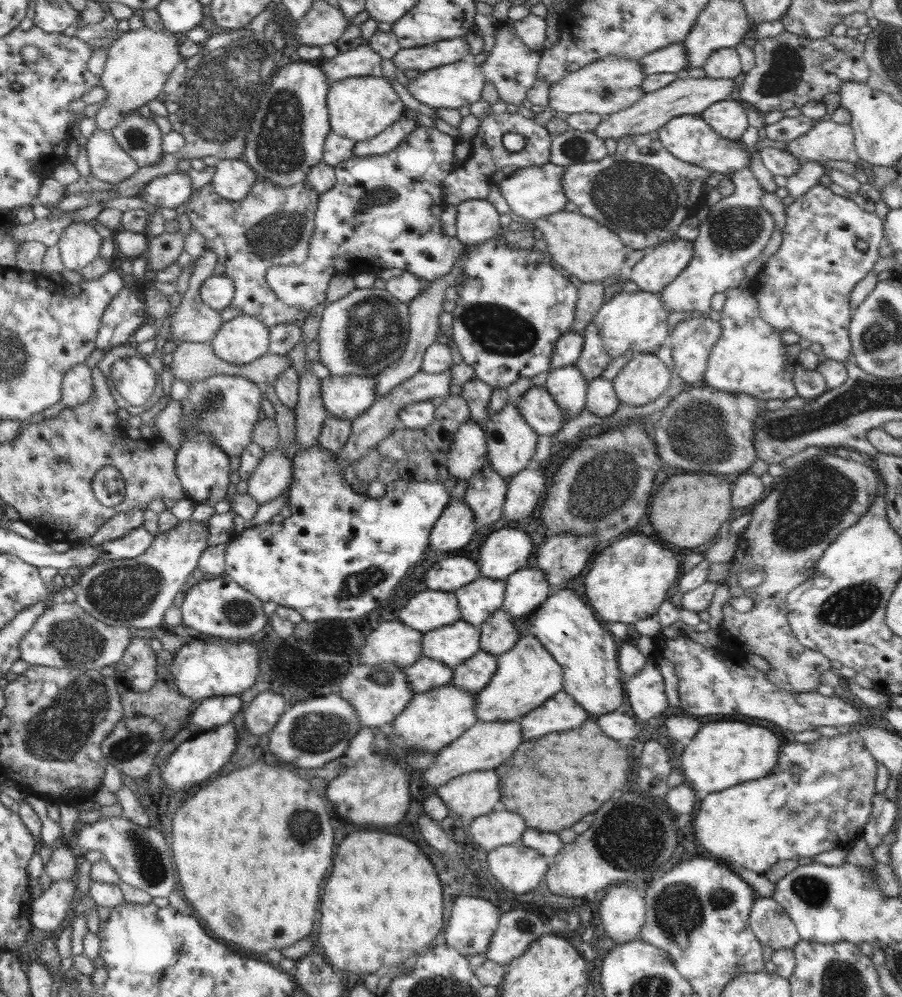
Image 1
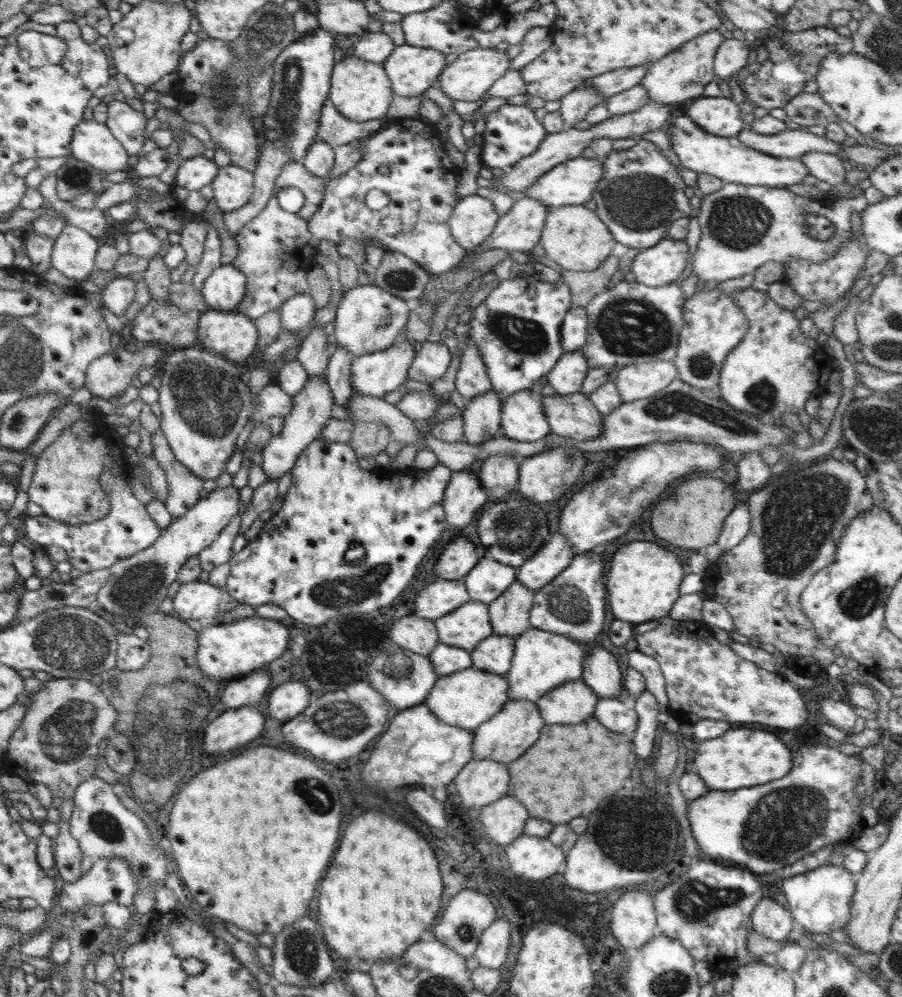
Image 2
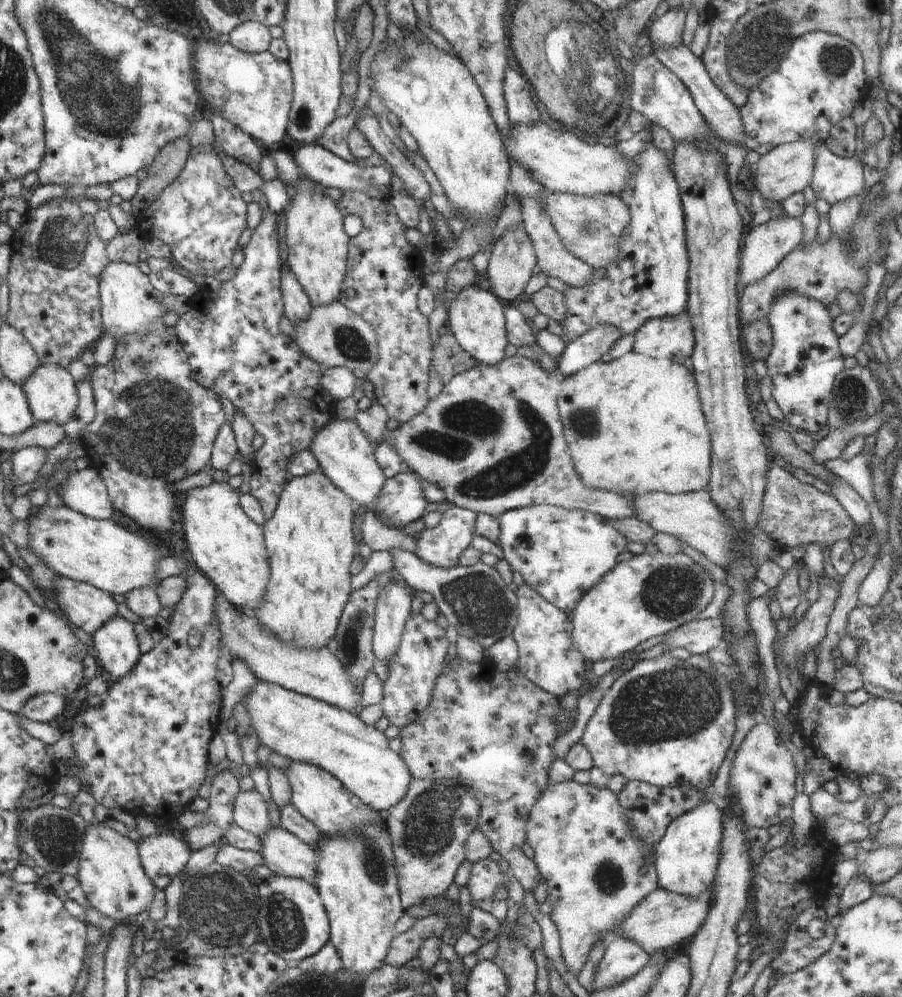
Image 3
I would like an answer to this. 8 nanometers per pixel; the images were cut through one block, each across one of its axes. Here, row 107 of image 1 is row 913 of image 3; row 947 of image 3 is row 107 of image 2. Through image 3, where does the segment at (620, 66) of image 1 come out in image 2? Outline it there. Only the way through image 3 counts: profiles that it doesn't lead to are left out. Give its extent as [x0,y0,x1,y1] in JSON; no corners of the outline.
[560,87,607,128]

